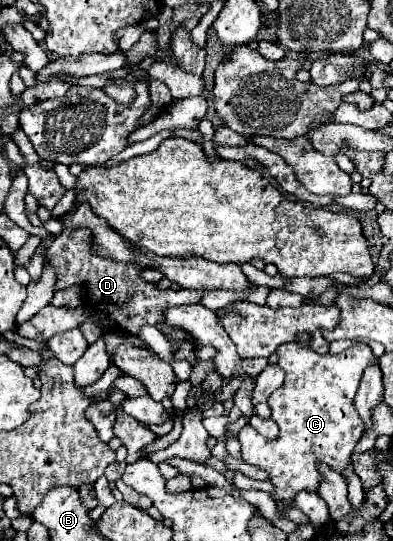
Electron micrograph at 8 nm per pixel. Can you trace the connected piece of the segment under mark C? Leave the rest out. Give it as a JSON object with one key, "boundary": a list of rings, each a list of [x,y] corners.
{"boundary":[[[361,341],[339,355],[319,355],[297,343],[283,343],[277,353],[277,365],[285,371],[285,383],[271,393],[267,403],[279,425],[279,435],[267,439],[251,425],[245,425],[237,433],[237,439],[241,443],[241,461],[269,473],[273,485],[271,499],[277,503],[279,517],[283,517],[283,507],[291,505],[299,491],[319,489],[321,463],[341,475],[351,463],[351,453],[365,433],[365,423],[353,407],[353,397],[365,367],[375,361],[375,355],[371,347]]]}

